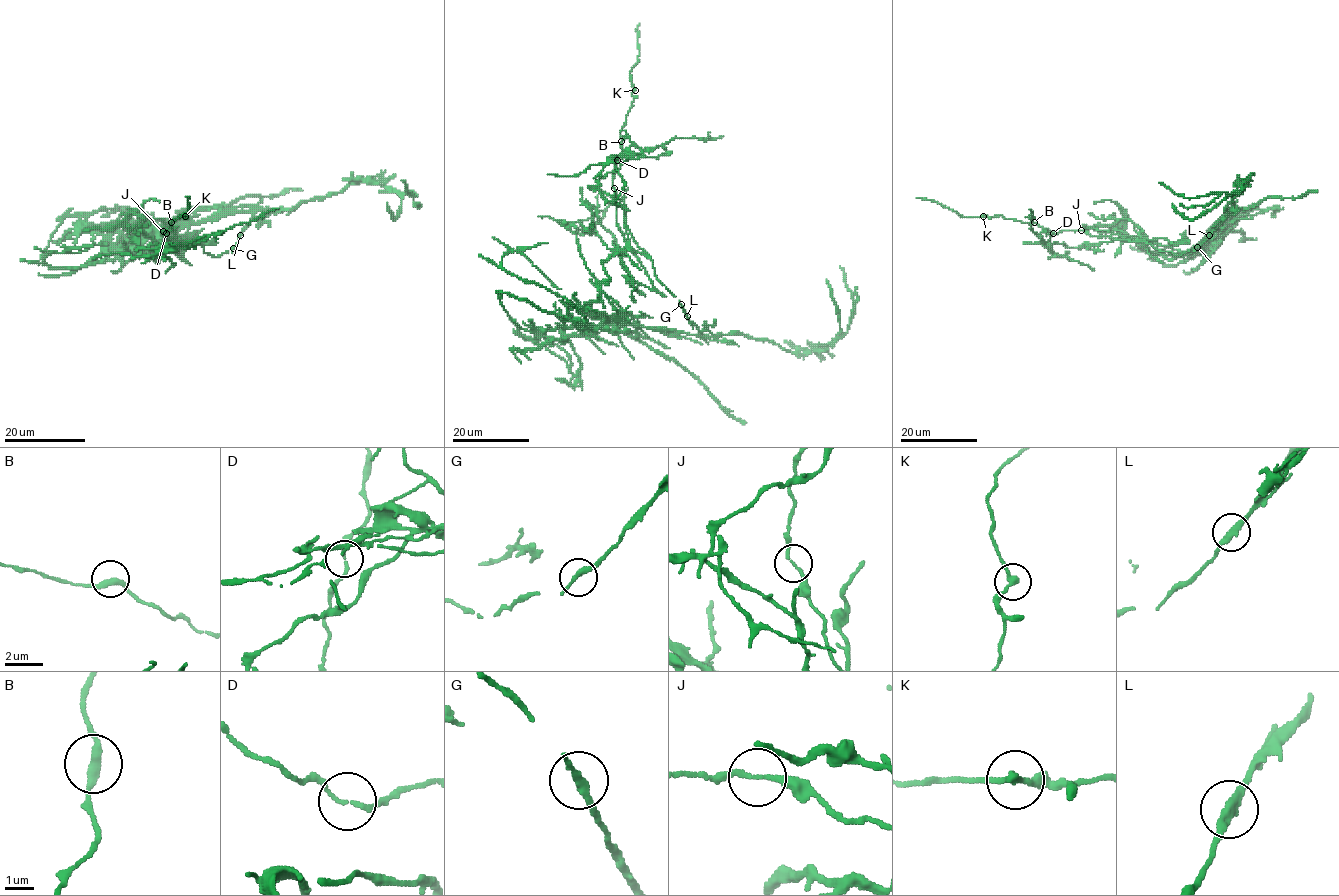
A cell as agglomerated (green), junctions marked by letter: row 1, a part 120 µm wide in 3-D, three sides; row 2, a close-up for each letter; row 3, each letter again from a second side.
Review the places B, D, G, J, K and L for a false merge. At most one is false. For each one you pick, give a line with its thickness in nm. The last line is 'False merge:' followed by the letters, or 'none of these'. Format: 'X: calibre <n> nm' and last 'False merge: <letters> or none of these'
L: calibre 280 nm
False merge: L

